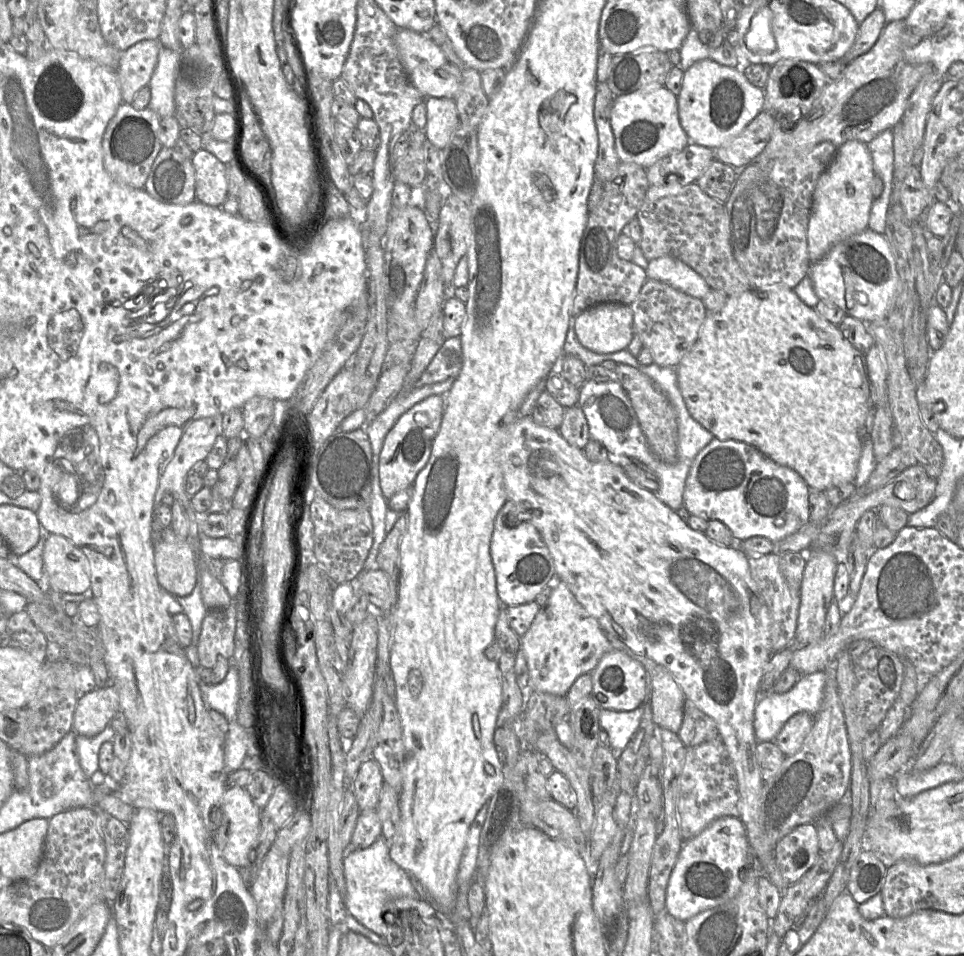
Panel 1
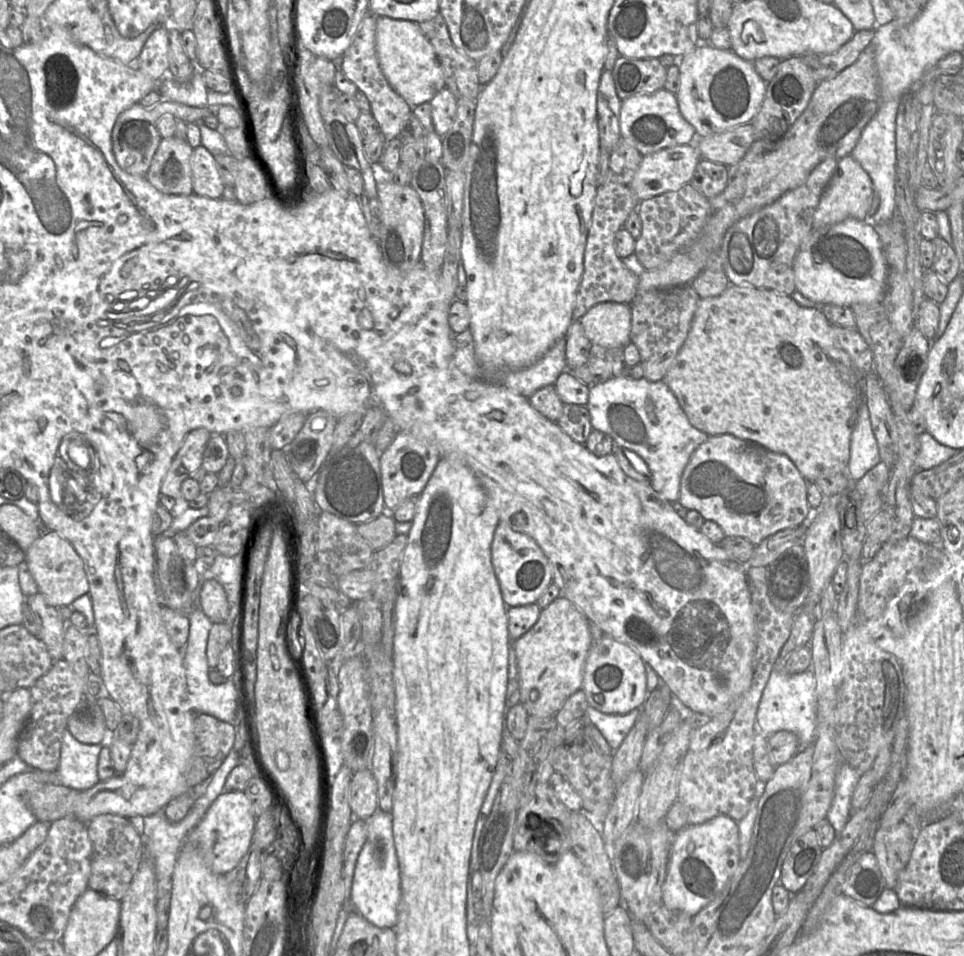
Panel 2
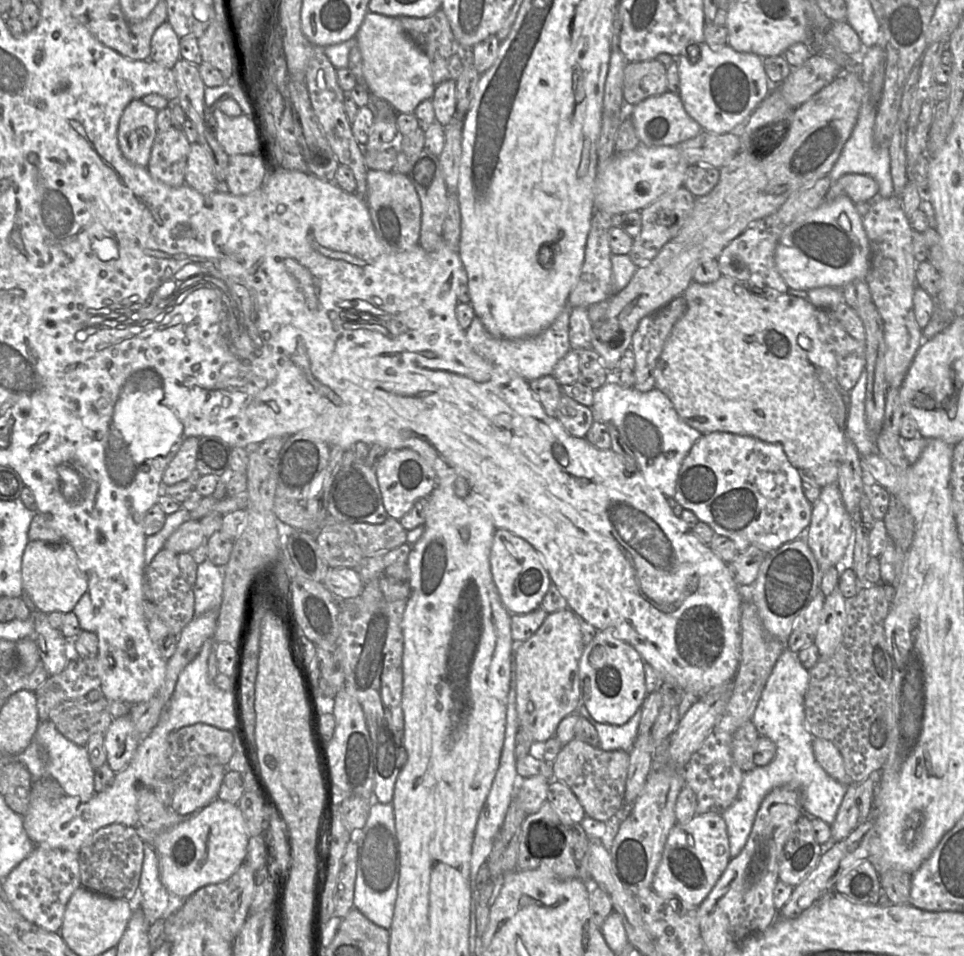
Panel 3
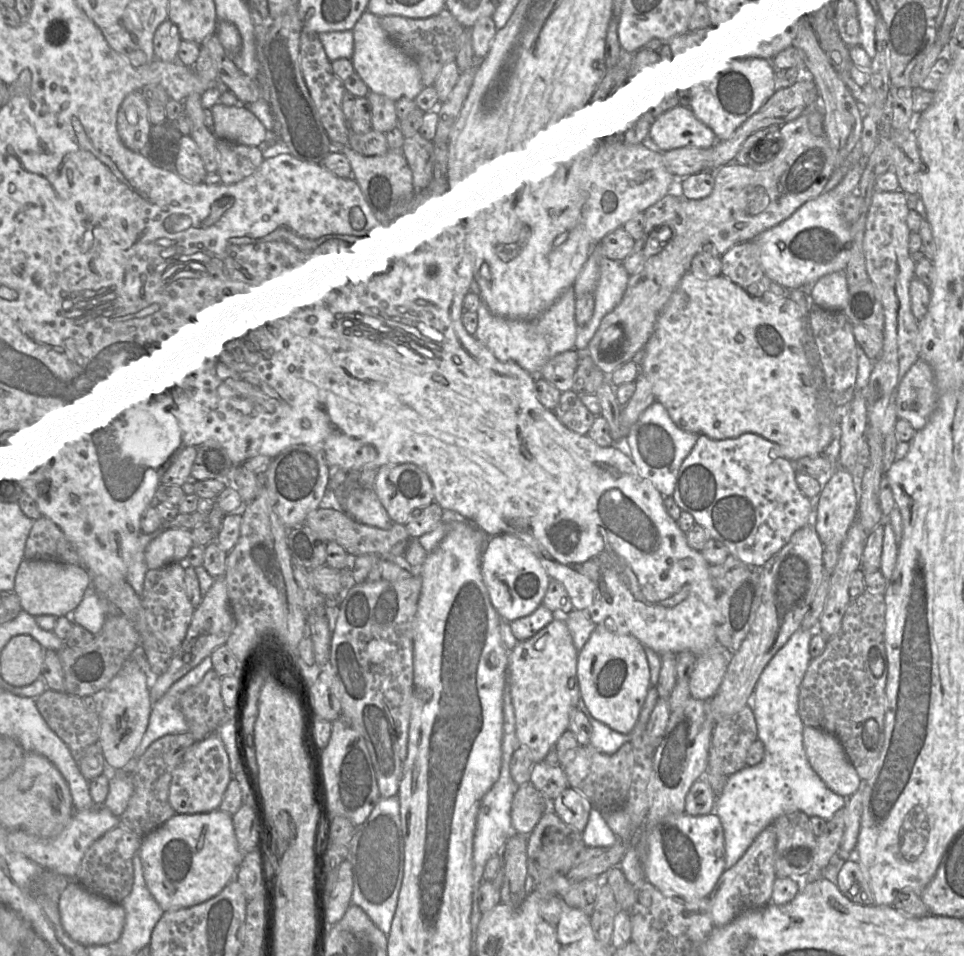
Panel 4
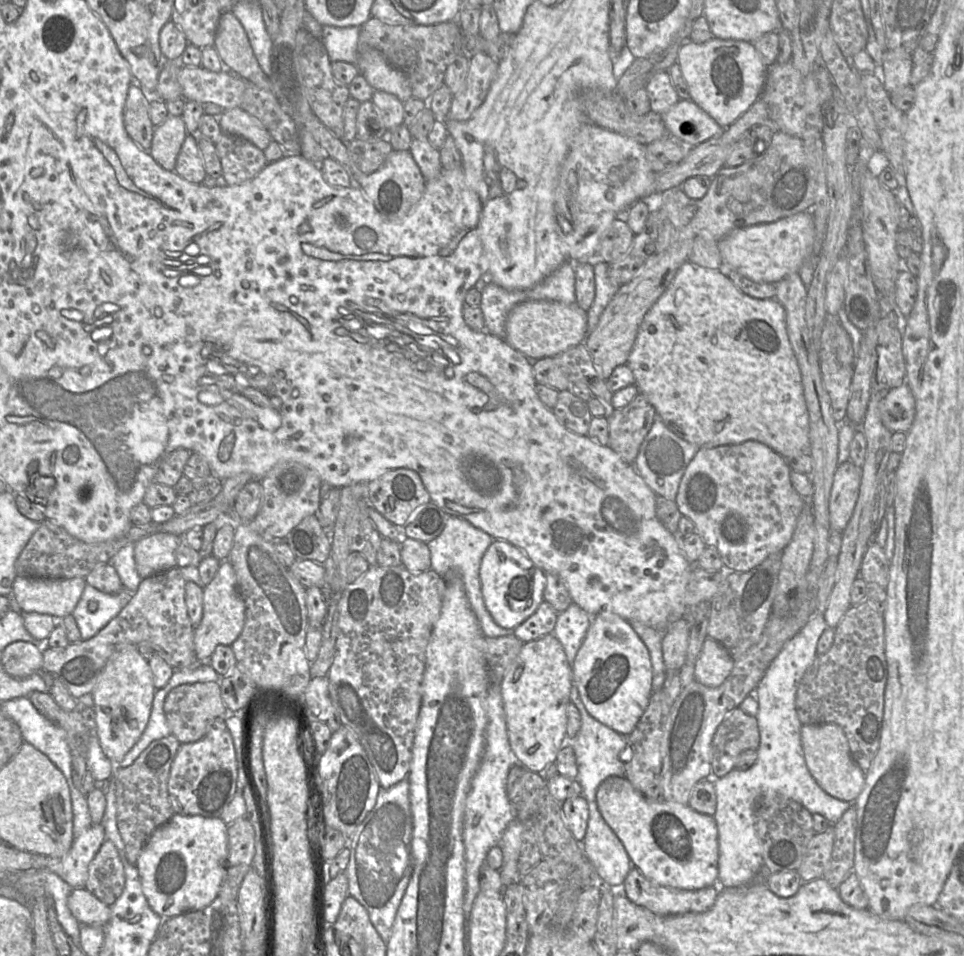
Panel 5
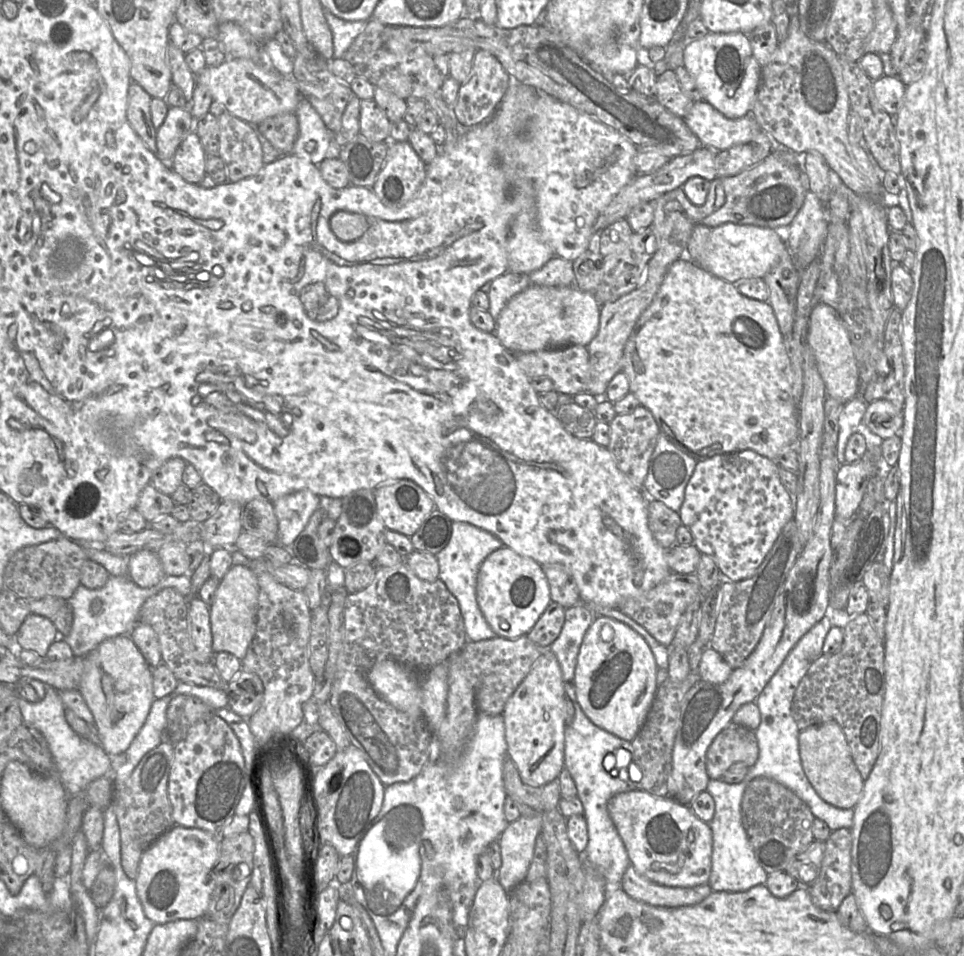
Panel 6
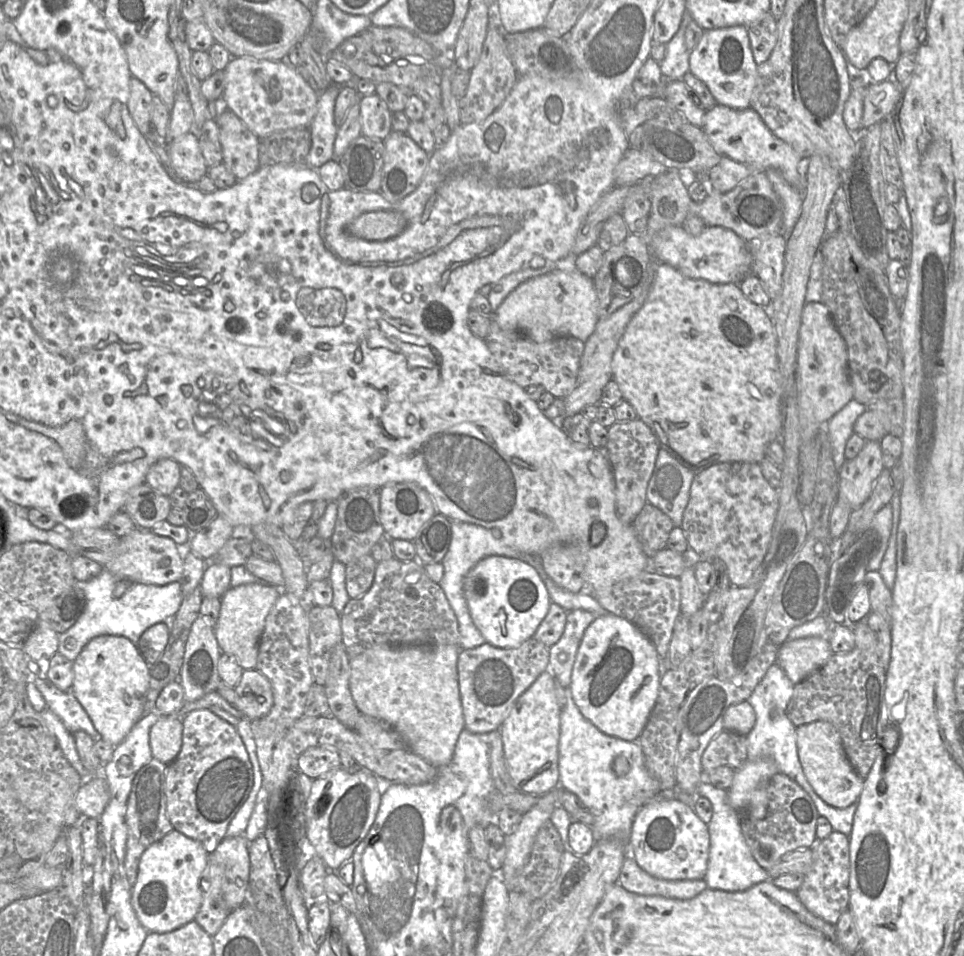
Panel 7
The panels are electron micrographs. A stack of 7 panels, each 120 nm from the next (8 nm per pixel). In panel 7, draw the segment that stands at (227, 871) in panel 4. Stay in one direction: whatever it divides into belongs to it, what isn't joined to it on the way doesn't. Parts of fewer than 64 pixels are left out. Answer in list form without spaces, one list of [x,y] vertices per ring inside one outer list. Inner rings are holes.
[[[175,829],[143,852],[131,904],[140,924],[148,932],[171,932],[194,920],[202,903],[200,883],[208,857],[201,842]]]

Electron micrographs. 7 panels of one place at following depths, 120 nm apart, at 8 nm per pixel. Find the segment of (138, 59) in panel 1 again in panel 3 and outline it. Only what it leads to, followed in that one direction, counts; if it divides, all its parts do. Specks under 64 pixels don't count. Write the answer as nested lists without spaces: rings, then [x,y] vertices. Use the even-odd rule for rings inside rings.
[[[169,22],[162,23],[152,36],[149,59],[165,68],[173,68],[181,58],[179,43],[180,37]]]

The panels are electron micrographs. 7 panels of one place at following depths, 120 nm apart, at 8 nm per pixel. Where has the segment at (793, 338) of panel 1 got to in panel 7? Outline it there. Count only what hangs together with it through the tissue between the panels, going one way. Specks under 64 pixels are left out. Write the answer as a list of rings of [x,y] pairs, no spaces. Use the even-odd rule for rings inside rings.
[[[657,263],[647,299],[628,323],[614,352],[611,368],[612,379],[617,383],[623,400],[632,405],[637,417],[653,431],[660,446],[694,474],[717,463],[759,463],[766,457],[767,445],[780,436],[782,438],[783,378],[777,357],[777,337],[773,328],[772,312],[771,309],[765,312],[762,307],[747,300],[739,284],[713,284],[703,279],[691,279],[668,264]]]

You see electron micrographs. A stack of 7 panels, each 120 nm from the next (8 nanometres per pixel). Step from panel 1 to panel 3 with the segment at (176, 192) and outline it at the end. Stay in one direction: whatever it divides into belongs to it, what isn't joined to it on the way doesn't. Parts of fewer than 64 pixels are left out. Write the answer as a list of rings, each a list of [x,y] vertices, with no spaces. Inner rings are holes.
[[[170,127],[158,131],[146,169],[152,178],[170,186],[185,185],[190,142],[183,130]]]

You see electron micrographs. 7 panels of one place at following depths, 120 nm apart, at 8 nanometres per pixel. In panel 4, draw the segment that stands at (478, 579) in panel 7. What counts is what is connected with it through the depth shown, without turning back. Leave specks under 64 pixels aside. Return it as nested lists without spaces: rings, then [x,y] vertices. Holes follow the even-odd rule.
[[[511,534],[487,538],[481,558],[481,573],[493,607],[508,623],[532,614],[542,604],[551,580],[529,546]]]

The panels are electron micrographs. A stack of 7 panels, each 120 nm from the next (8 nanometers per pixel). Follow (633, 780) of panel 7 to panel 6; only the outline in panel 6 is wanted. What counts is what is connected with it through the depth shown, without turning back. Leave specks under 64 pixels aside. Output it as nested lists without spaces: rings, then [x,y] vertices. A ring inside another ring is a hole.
[[[564,682],[566,697],[574,706],[574,718],[565,728],[565,758],[564,766],[573,778],[584,809],[584,817],[588,829],[588,845],[581,856],[606,881],[607,885],[620,885],[626,869],[631,862],[624,845],[607,809],[609,800],[623,792],[637,789],[636,782],[630,779],[628,769],[619,773],[615,769],[614,753],[618,749],[633,752],[632,743],[593,724],[582,711],[573,682]]]

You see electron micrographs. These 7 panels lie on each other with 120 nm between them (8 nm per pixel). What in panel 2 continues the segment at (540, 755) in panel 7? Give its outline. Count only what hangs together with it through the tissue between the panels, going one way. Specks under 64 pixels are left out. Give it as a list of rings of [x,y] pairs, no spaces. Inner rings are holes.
[[[560,595],[548,607],[541,610],[535,625],[523,636],[513,641],[520,676],[520,703],[529,716],[555,716],[567,699],[581,689],[585,660],[593,644],[590,622],[584,614],[566,597]]]

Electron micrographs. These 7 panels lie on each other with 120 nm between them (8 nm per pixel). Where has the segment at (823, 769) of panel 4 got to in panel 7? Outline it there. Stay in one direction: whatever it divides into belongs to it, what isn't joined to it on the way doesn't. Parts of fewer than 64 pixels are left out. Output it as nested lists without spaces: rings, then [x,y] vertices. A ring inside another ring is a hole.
[[[816,721],[797,727],[797,749],[803,772],[816,794],[829,806],[846,808],[859,799],[864,780],[851,765],[837,729],[829,722]]]

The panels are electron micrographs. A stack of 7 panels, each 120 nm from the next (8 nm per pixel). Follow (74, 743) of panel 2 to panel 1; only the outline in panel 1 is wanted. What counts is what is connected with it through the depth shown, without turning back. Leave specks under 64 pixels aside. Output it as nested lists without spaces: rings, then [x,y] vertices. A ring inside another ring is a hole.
[[[108,724],[103,731],[95,736],[76,736],[77,757],[83,772],[89,779],[99,770],[98,753],[101,745],[104,742],[113,741],[115,733],[117,732]]]

